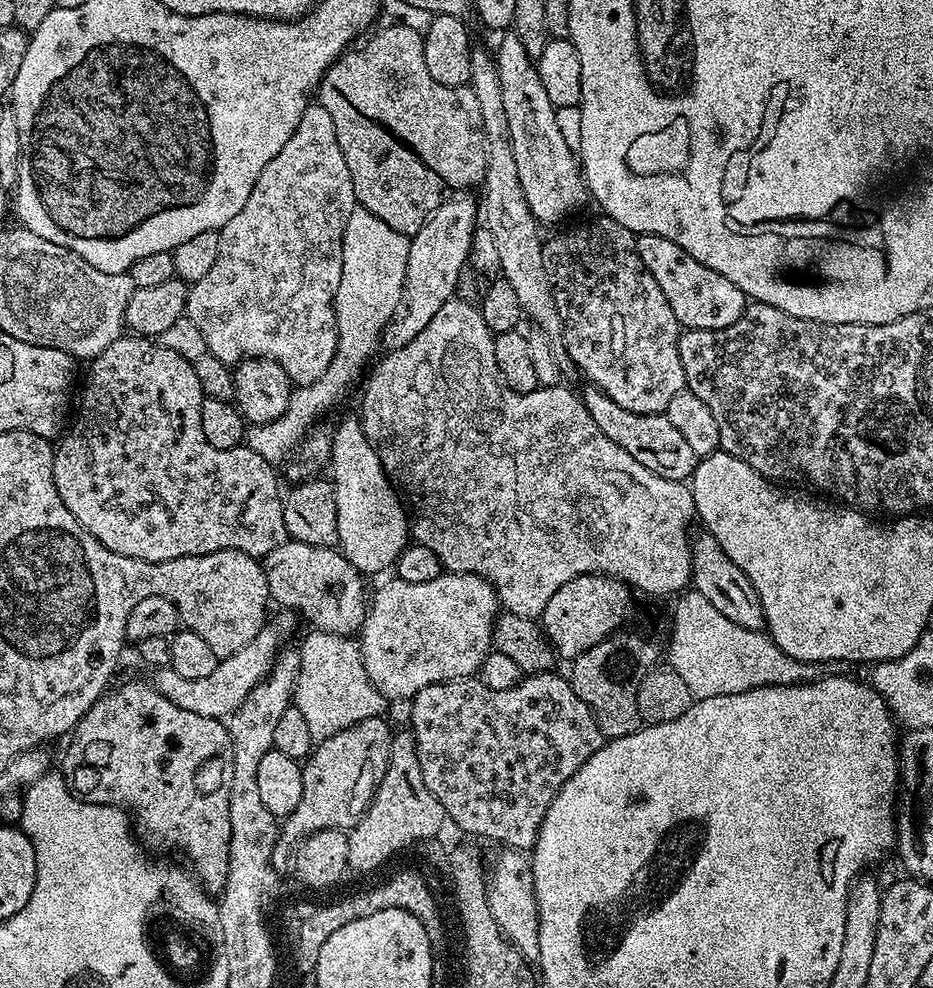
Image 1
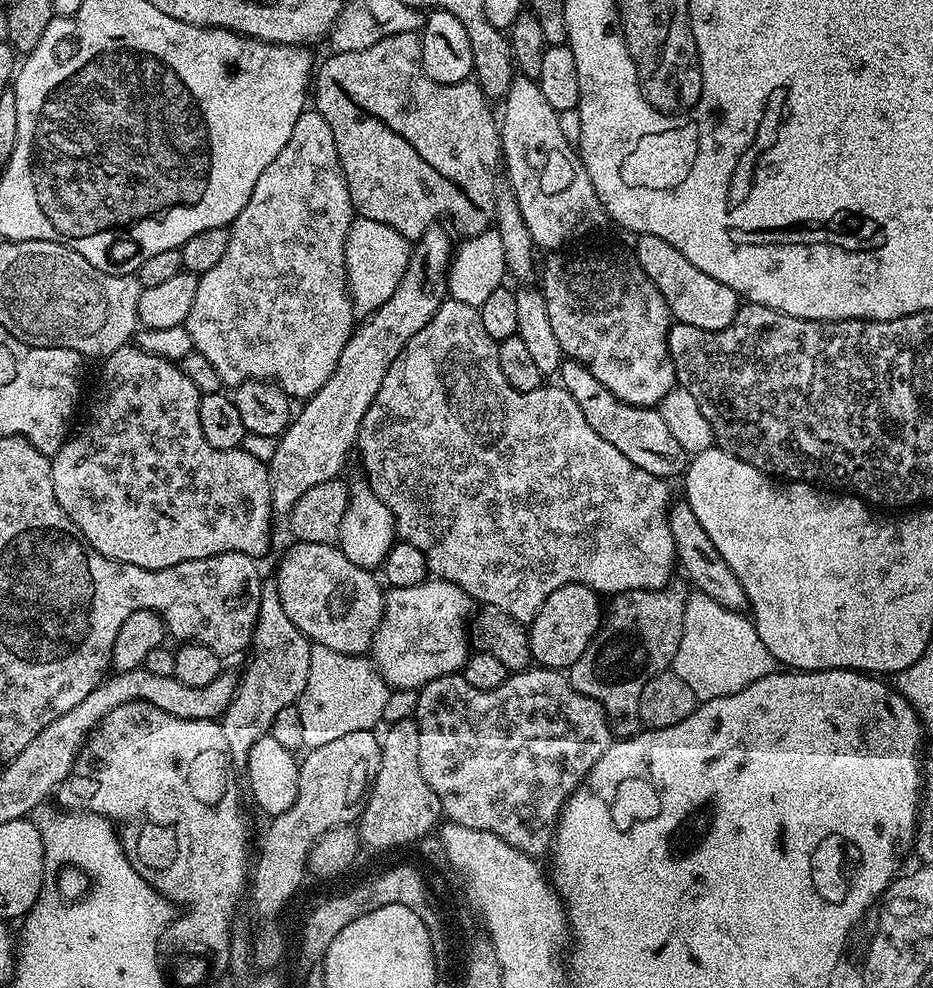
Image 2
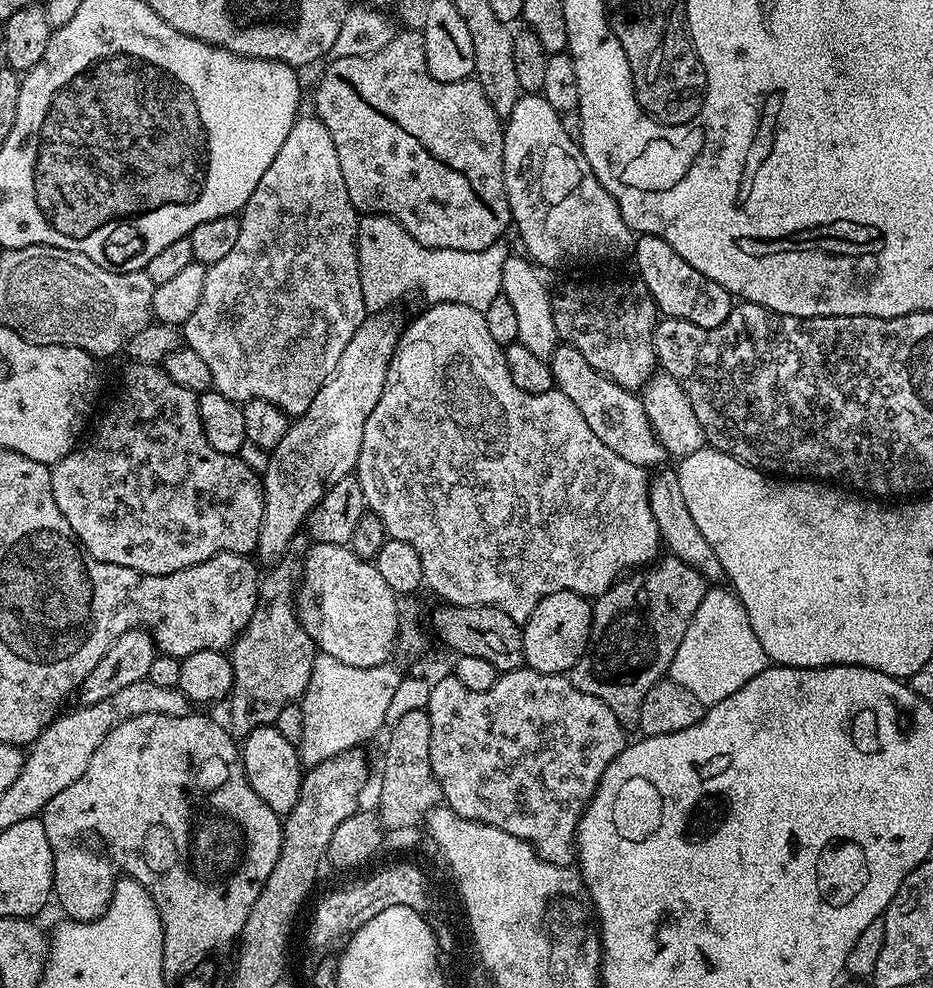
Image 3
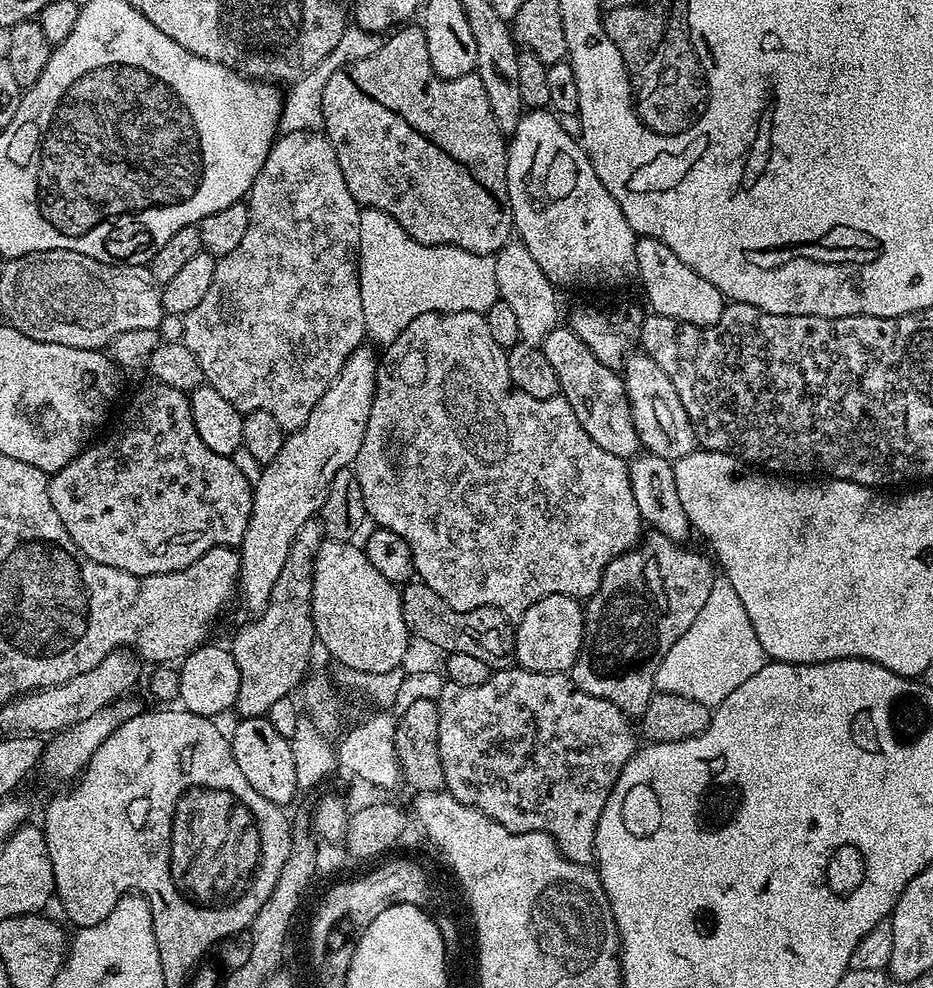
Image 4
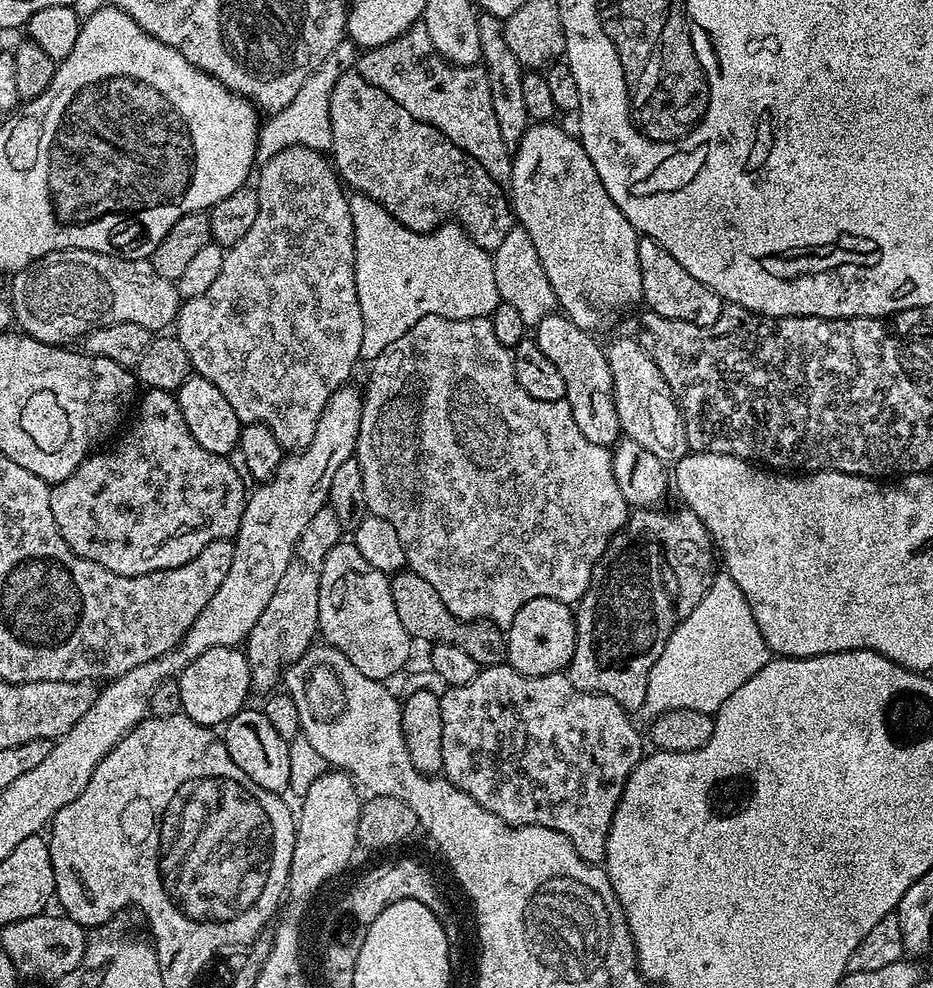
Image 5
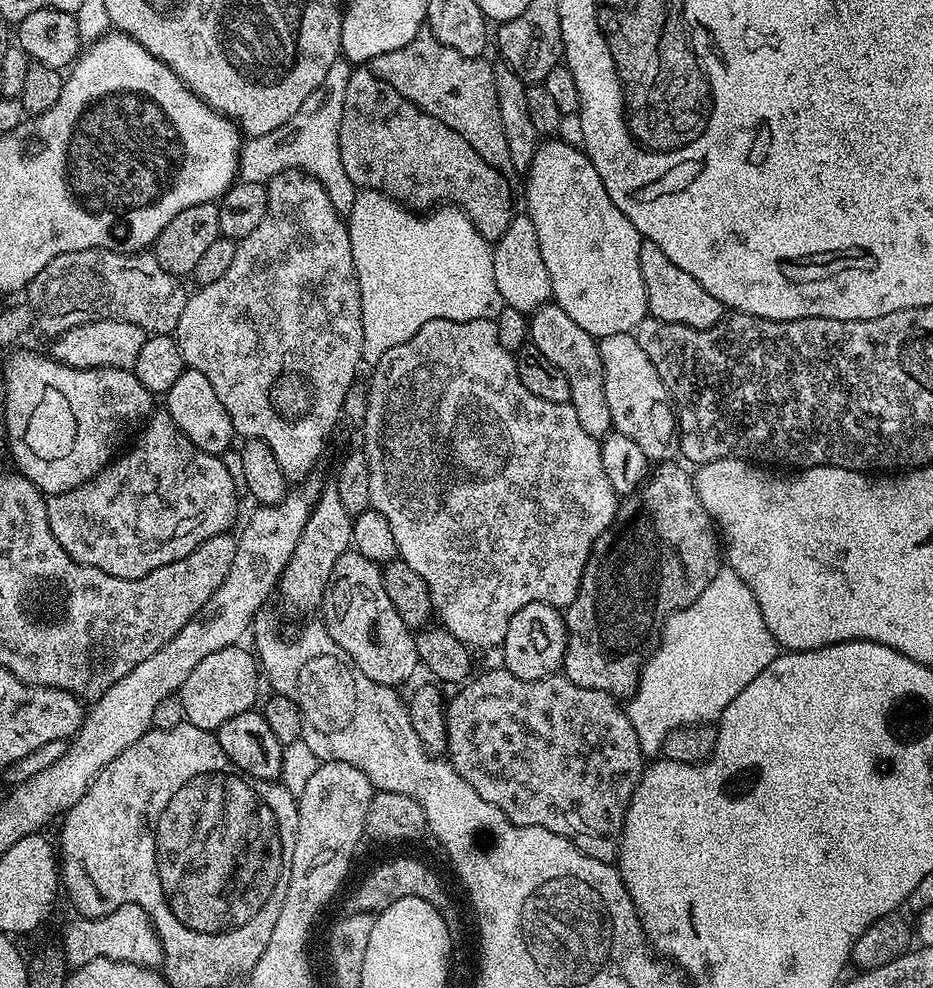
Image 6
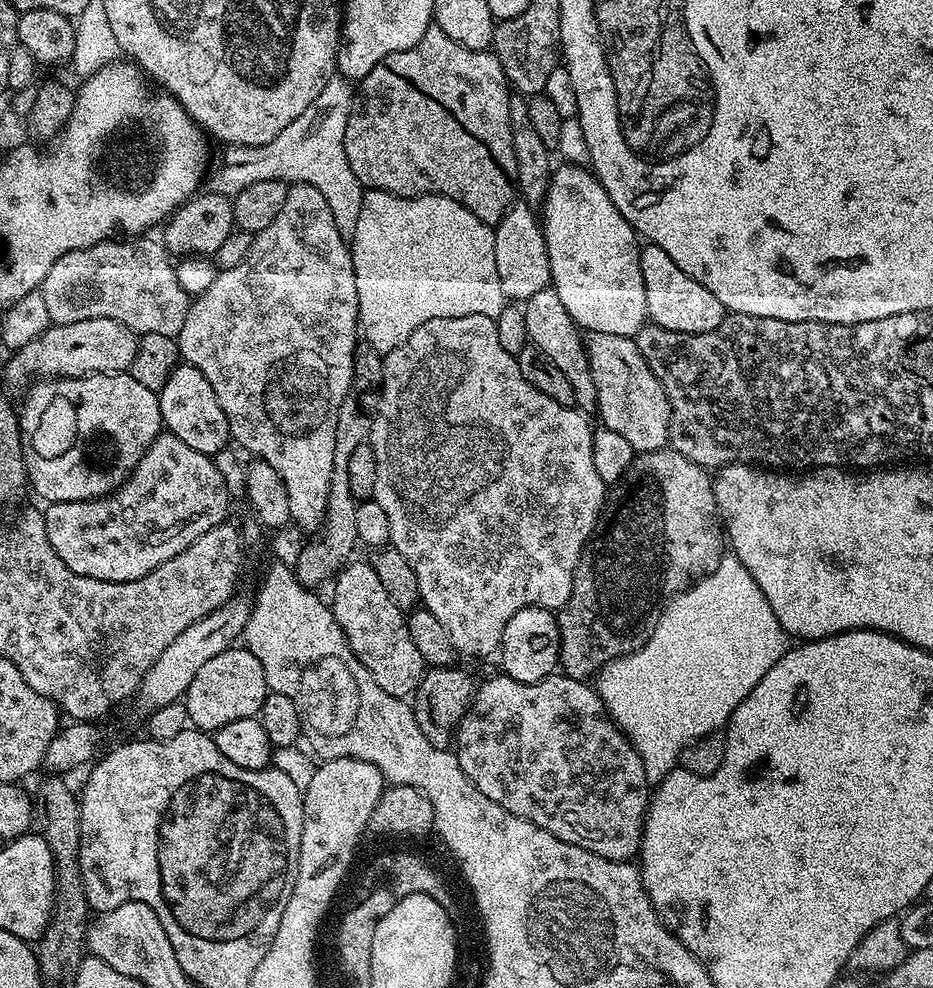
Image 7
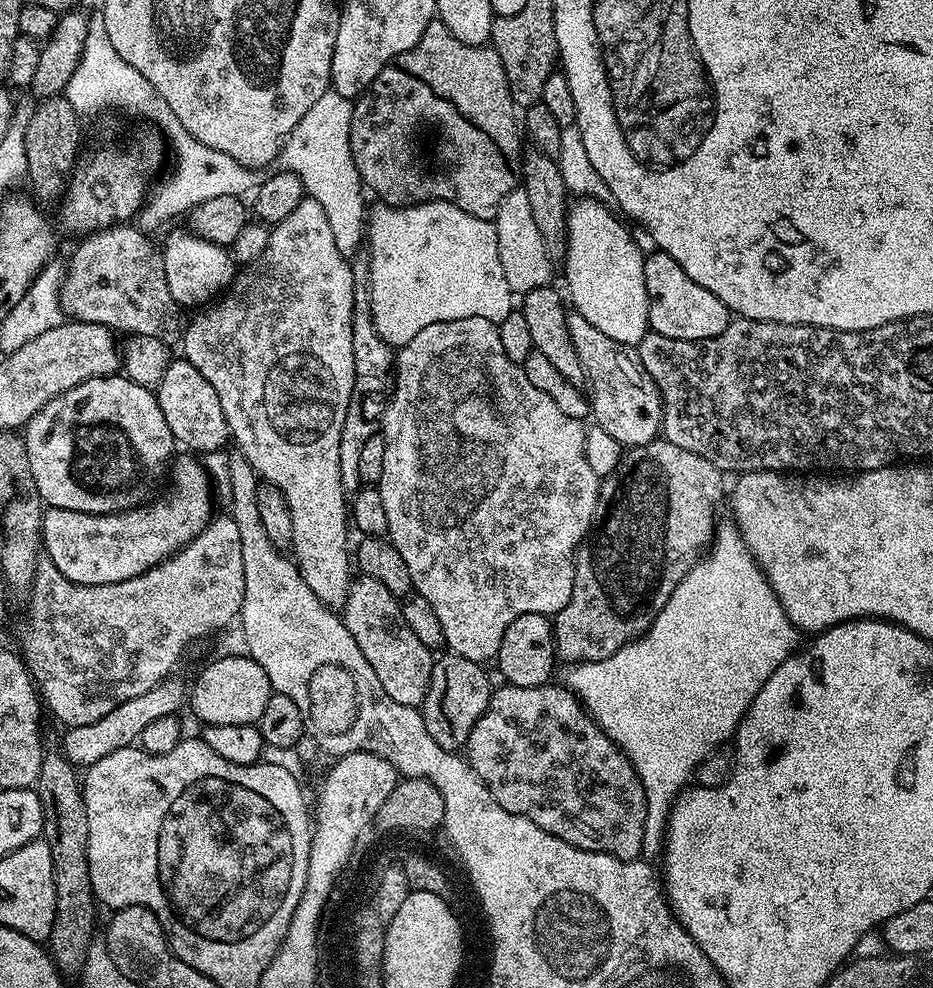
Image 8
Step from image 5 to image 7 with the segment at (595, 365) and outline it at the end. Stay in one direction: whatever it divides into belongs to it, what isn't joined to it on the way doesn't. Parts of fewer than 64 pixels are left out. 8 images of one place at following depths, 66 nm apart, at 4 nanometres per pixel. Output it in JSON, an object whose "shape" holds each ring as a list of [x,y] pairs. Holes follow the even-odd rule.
{"shape":[[[551,286],[538,290],[523,305],[526,314],[526,330],[531,343],[537,344],[550,358],[550,362],[555,362],[558,370],[566,374],[570,382],[570,387],[574,389],[574,398],[576,399],[575,407],[579,408],[585,414],[596,412],[596,391],[594,390],[594,378],[590,374],[590,362],[584,349],[585,337],[581,329],[577,328],[574,318],[566,314],[566,306],[562,306],[562,298]]]}

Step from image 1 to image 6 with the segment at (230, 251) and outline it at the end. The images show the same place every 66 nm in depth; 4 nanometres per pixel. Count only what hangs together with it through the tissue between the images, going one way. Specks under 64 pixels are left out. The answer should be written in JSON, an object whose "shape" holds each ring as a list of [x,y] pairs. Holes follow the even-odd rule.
{"shape":[[[289,168],[267,181],[268,205],[262,222],[258,222],[258,230],[250,230],[239,240],[234,250],[234,262],[230,262],[226,274],[218,278],[218,282],[203,285],[200,292],[189,295],[186,306],[182,306],[182,318],[178,318],[178,326],[174,339],[187,367],[198,370],[198,374],[206,374],[210,386],[214,386],[214,394],[218,394],[218,402],[226,406],[226,414],[230,414],[236,436],[244,440],[261,440],[274,450],[274,458],[278,458],[278,466],[282,466],[284,475],[289,481],[303,481],[308,471],[320,460],[328,439],[332,436],[332,427],[341,423],[346,394],[357,383],[356,367],[361,367],[364,350],[362,334],[362,306],[360,305],[360,287],[354,266],[354,254],[350,250],[350,234],[345,217],[330,202],[330,194],[318,181],[299,168]]]}

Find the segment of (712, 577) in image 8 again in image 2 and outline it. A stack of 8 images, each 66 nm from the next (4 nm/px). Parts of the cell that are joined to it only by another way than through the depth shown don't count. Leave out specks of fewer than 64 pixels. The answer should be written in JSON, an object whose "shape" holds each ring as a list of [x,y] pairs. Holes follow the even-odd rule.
{"shape":[[[692,590],[688,592],[686,602],[686,618],[682,622],[682,642],[678,642],[678,654],[674,654],[671,671],[675,672],[690,690],[694,690],[697,701],[713,700],[723,696],[738,694],[738,690],[746,690],[758,678],[766,678],[777,671],[776,659],[766,650],[762,638],[758,638],[755,624],[743,611],[735,612],[726,606],[720,606],[710,598],[710,594]]]}

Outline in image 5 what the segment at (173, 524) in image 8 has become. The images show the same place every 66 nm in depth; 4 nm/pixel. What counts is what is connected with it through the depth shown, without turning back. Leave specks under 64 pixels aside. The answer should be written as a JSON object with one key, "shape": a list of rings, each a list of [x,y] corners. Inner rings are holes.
{"shape":[[[147,389],[139,397],[135,412],[132,429],[116,448],[93,451],[70,478],[51,485],[50,494],[50,514],[54,514],[58,534],[66,538],[66,546],[74,554],[123,576],[170,570],[202,554],[210,542],[232,540],[242,522],[246,499],[246,481],[238,478],[238,470],[234,470],[228,457],[210,454],[210,450],[202,450],[194,442],[194,434],[190,434],[190,426],[182,418],[182,406],[178,406],[173,393]]]}

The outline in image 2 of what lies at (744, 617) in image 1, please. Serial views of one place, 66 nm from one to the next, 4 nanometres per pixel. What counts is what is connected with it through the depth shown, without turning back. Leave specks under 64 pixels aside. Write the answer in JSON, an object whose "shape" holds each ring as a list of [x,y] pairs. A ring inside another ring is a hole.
{"shape":[[[680,498],[680,501],[673,503],[668,509],[668,525],[670,534],[674,534],[674,550],[679,567],[684,568],[688,575],[688,580],[692,583],[691,587],[702,594],[710,594],[714,602],[720,606],[726,606],[730,610],[739,612],[748,608],[746,590],[742,590],[742,582],[734,578],[734,570],[726,566],[726,562],[718,554],[714,542],[710,542],[710,534],[702,530],[702,522],[694,518],[694,510],[690,510],[687,499]]]}

